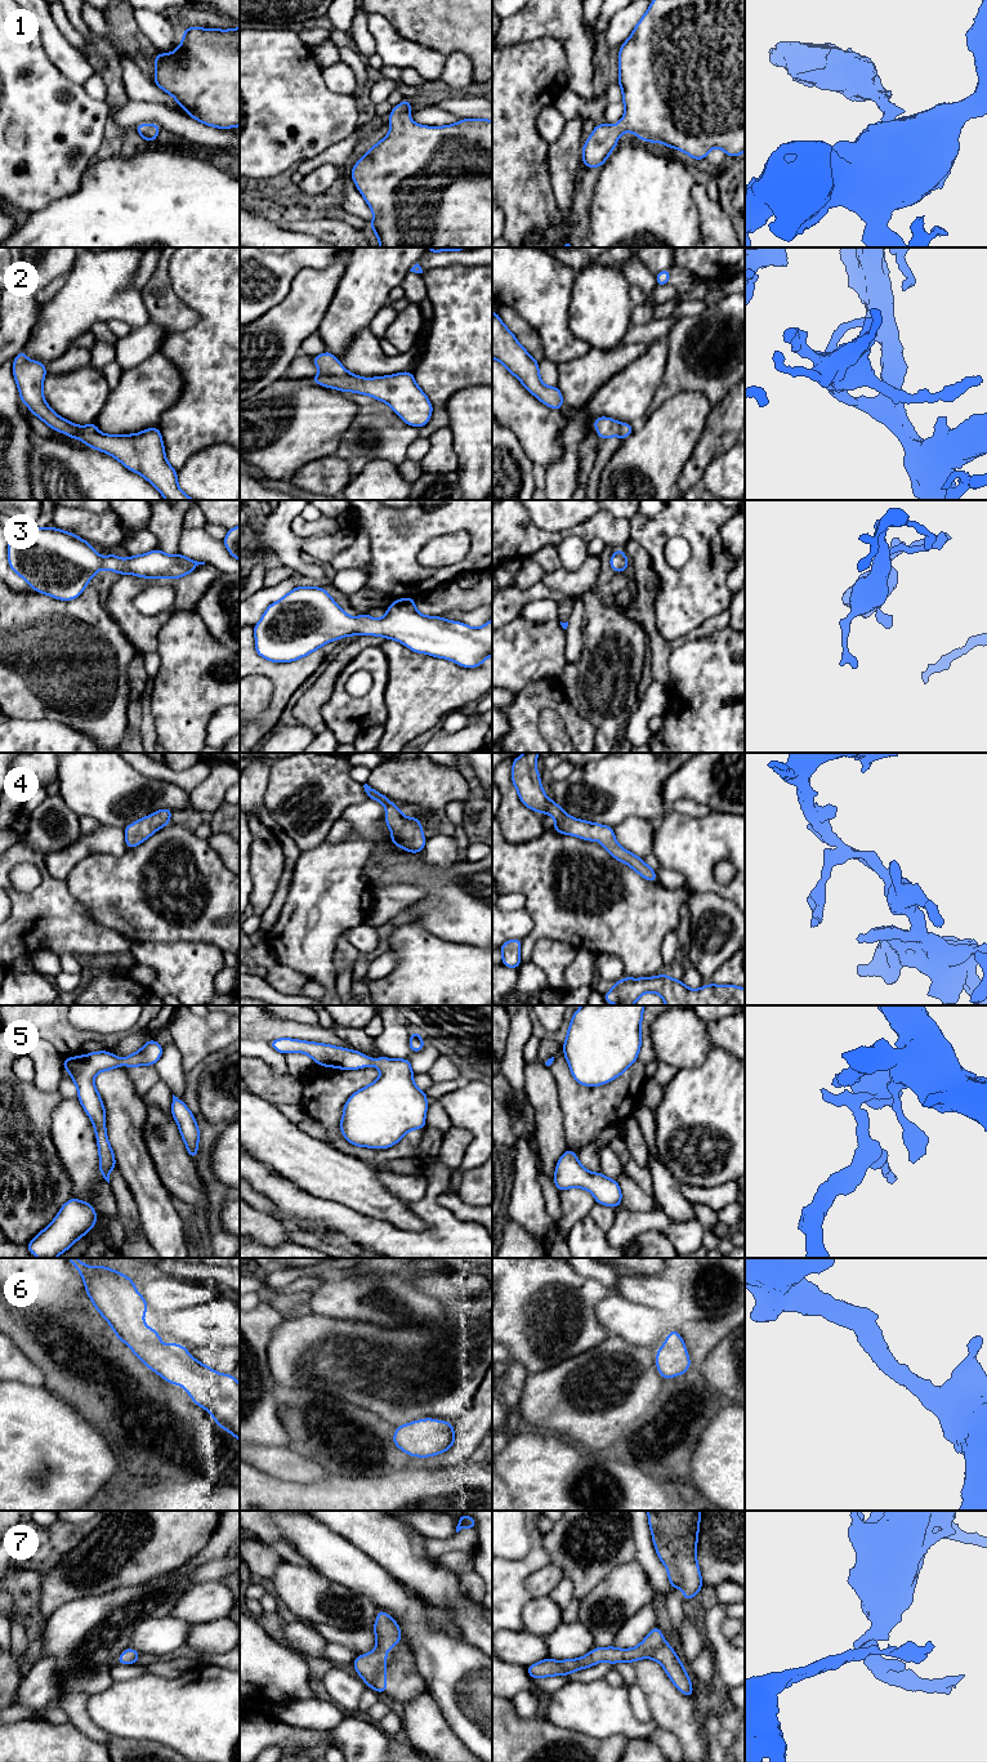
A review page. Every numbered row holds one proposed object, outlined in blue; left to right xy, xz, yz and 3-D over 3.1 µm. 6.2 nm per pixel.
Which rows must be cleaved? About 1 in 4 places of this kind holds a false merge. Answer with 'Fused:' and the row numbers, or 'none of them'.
Fused: none of them

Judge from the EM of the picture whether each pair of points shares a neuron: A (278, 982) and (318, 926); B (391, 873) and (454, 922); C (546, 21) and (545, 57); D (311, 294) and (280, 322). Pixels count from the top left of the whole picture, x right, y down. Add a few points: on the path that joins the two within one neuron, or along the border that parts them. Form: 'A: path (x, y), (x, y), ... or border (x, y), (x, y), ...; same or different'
A: border (281, 963), (302, 972), (309, 980); different
B: path (409, 873), (416, 873), (447, 904); same
C: border (517, 44), (525, 40), (557, 38), (567, 59); different
D: path (303, 302), (287, 317); same

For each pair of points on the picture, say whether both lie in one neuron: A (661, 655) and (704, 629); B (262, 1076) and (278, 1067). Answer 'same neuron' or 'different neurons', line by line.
A: same neuron
B: different neurons

